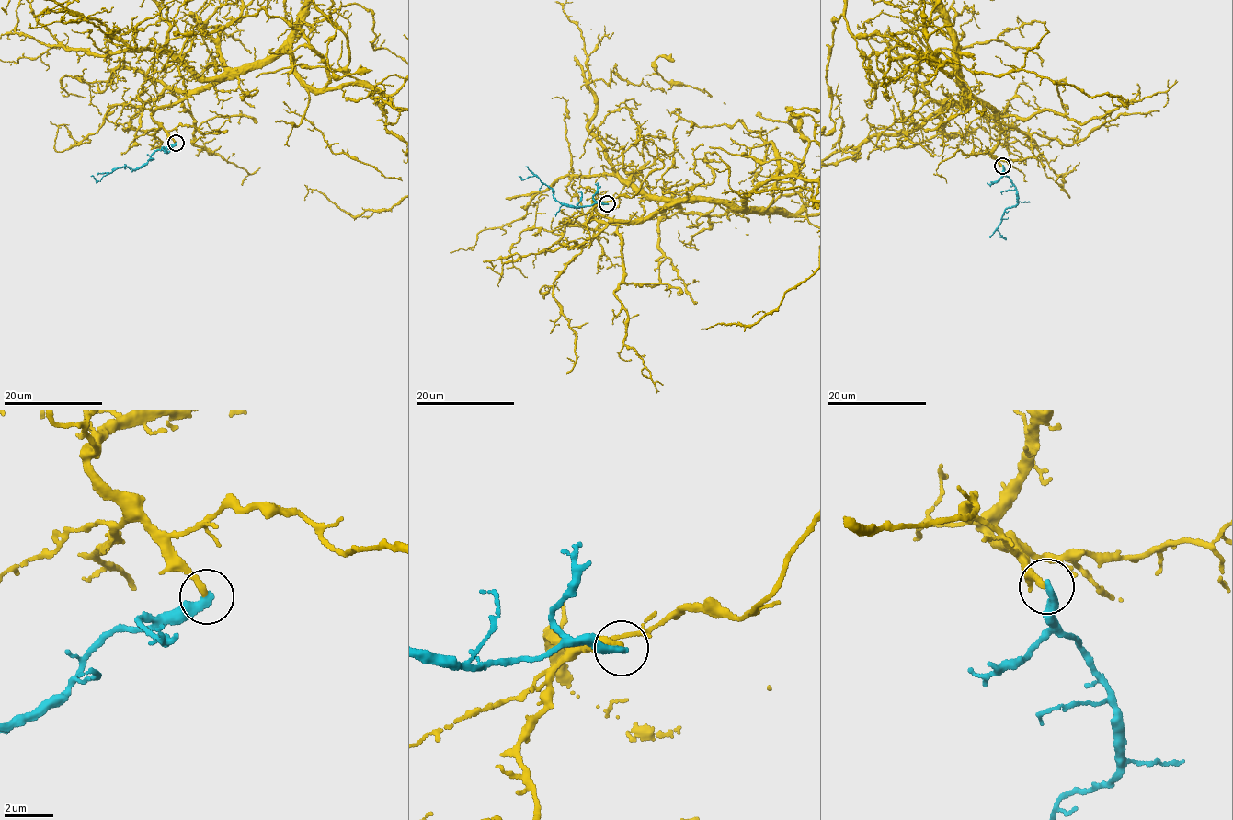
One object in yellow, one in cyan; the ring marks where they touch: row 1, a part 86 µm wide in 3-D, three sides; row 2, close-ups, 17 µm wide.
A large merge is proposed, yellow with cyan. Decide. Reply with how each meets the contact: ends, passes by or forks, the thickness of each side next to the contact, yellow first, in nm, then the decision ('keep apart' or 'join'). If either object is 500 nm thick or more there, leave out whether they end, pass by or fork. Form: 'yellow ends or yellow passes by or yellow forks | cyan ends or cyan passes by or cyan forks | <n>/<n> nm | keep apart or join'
yellow ends | cyan ends | 240/400 nm | join

